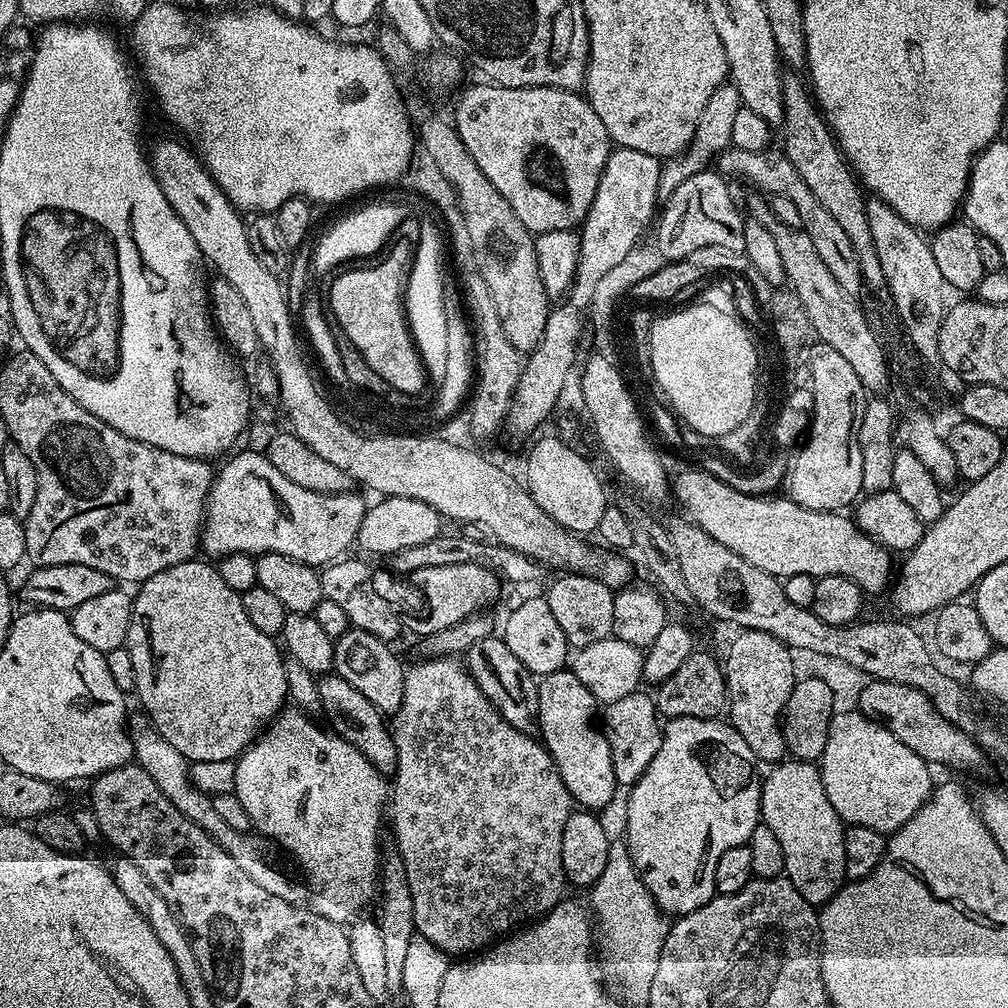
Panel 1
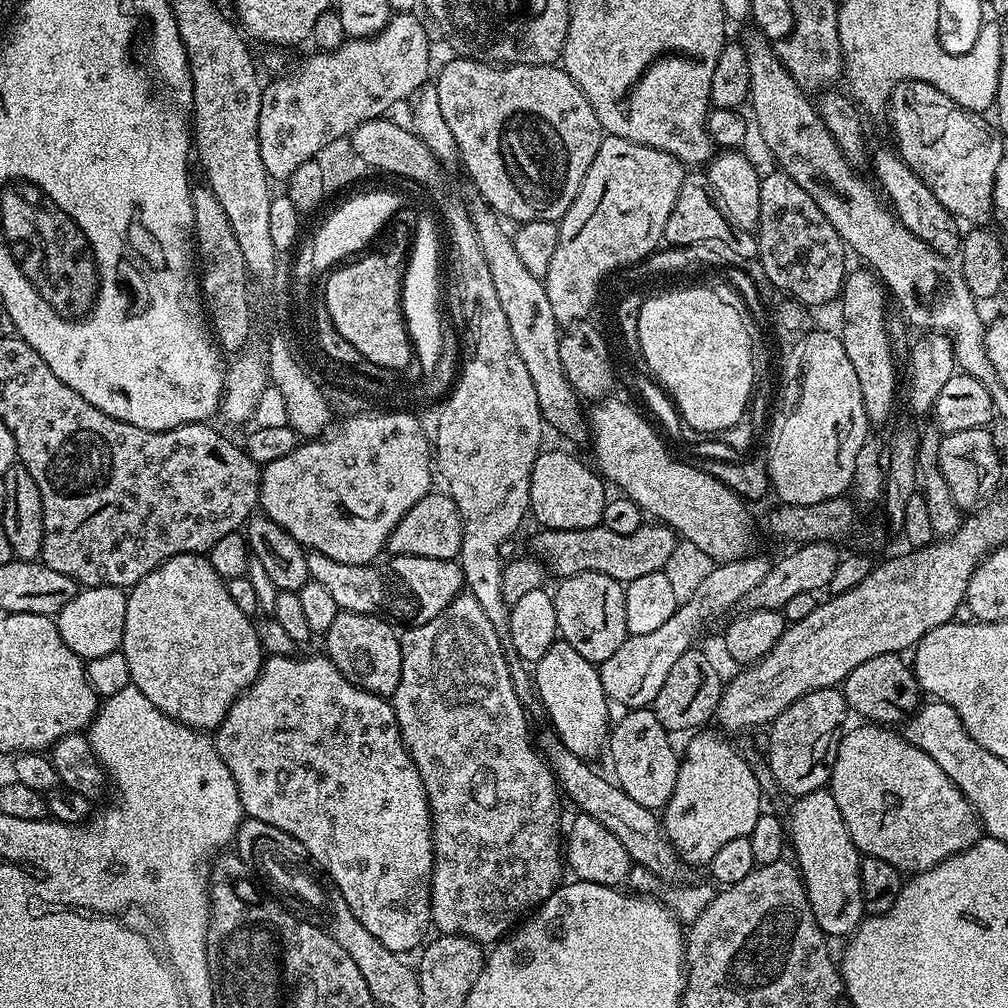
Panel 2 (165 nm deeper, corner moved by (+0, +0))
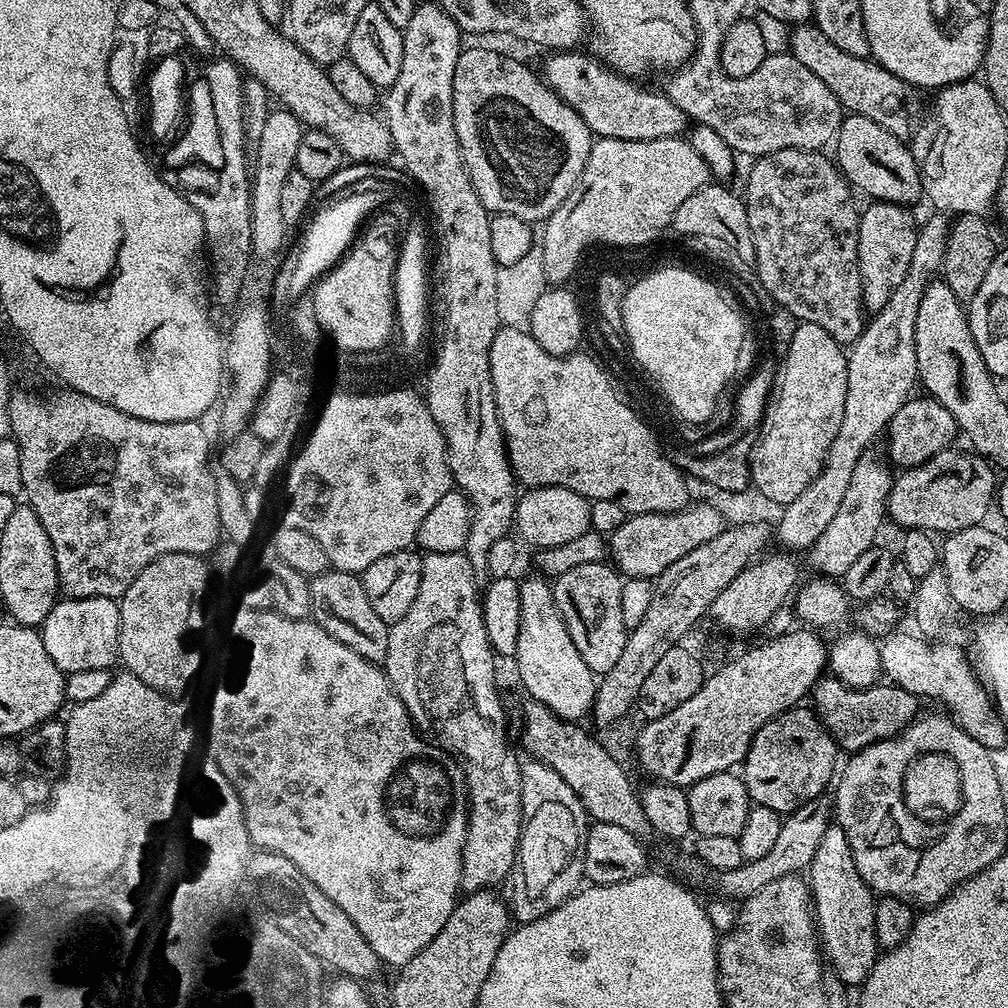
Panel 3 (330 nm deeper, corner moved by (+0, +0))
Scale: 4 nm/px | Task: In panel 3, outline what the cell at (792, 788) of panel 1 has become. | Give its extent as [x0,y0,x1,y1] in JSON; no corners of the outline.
[806,826,878,986]

